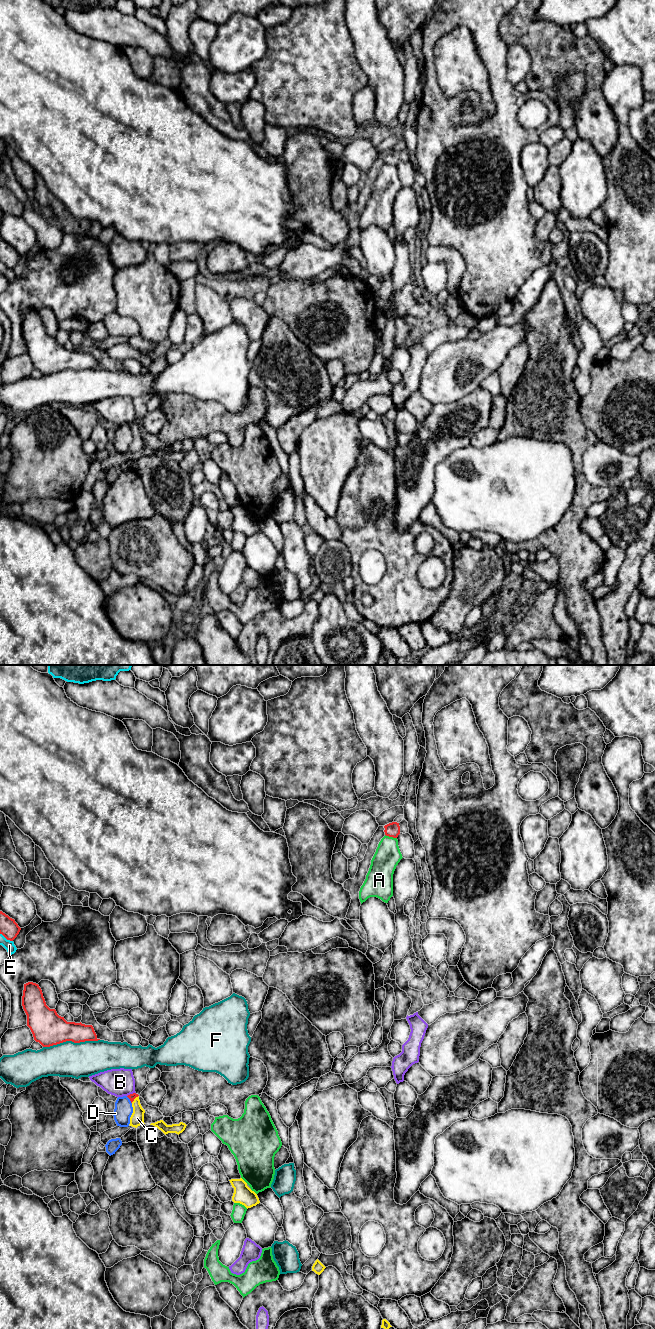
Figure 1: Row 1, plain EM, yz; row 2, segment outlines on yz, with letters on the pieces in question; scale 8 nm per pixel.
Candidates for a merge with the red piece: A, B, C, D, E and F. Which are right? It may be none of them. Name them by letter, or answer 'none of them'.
C

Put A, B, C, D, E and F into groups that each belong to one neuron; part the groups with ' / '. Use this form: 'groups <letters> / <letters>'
groups A / B / C / D / E / F

